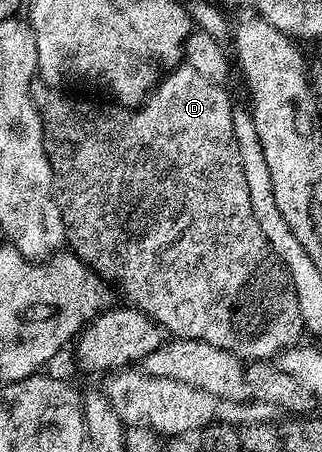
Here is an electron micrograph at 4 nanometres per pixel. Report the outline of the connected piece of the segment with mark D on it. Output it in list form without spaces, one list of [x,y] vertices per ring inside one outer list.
[[[179,66],[174,71],[167,72],[137,108],[97,108],[86,100],[69,100],[58,93],[61,91],[57,87],[41,82],[35,82],[30,87],[30,97],[38,107],[42,119],[44,150],[54,175],[54,200],[60,206],[60,214],[66,227],[66,239],[69,247],[74,247],[71,248],[73,255],[86,261],[103,281],[111,285],[118,284],[123,298],[126,299],[123,301],[129,307],[139,308],[171,337],[206,342],[220,350],[228,350],[243,362],[273,361],[278,353],[295,347],[300,340],[298,335],[303,335],[300,306],[296,302],[292,278],[286,273],[284,265],[275,258],[264,234],[260,234],[260,226],[256,226],[252,202],[248,199],[248,182],[244,182],[244,170],[240,166],[240,154],[236,138],[232,134],[232,114],[235,107],[230,104],[230,98],[223,88],[221,83],[214,84],[208,78],[200,78],[200,74],[196,74],[196,70],[190,67]]]

